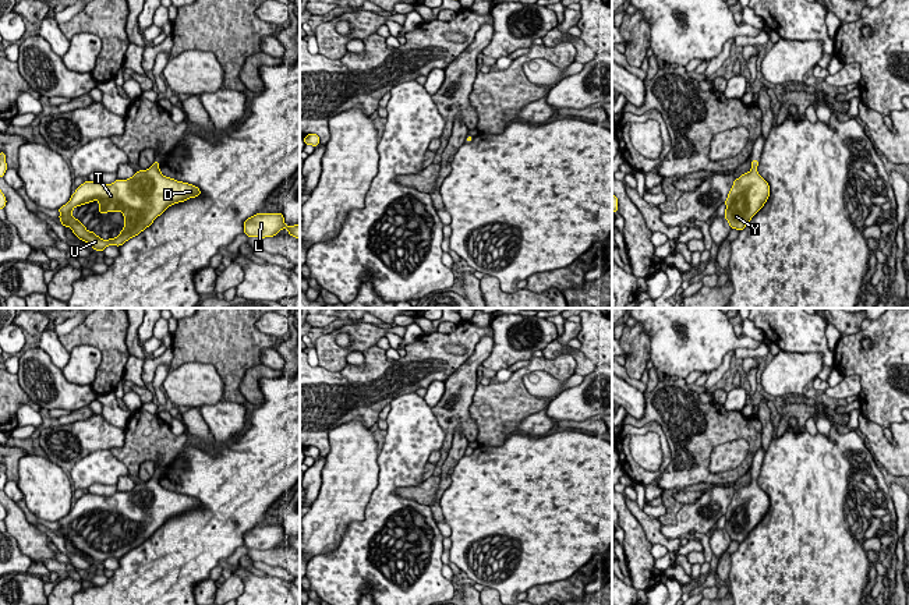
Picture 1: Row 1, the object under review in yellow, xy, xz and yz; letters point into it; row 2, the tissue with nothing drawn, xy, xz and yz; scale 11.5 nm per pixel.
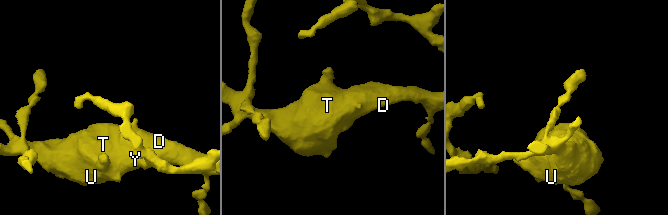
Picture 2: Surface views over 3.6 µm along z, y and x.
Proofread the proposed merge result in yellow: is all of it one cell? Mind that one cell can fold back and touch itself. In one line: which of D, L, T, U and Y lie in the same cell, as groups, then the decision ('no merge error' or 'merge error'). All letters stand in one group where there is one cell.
groups D L T U Y; no merge error

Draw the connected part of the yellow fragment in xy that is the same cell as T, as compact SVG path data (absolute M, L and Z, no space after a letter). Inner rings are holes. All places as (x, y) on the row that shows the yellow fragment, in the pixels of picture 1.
M156 160L149 169L135 171L127 180L117 178L113 184L85 181L77 187L70 201L59 208L59 219L79 240L88 243L96 251L103 251L107 245L120 247L138 236L170 205L198 195L201 195L198 187L163 176L159 169L159 160ZM95 199L99 204L99 213L123 213L124 229L116 238L100 238L95 231L88 231L79 219L71 215L75 206L93 202Z

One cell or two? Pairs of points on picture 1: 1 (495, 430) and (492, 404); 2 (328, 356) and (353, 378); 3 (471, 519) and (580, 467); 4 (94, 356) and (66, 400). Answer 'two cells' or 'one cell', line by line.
1: one cell
2: two cells
3: one cell
4: two cells

